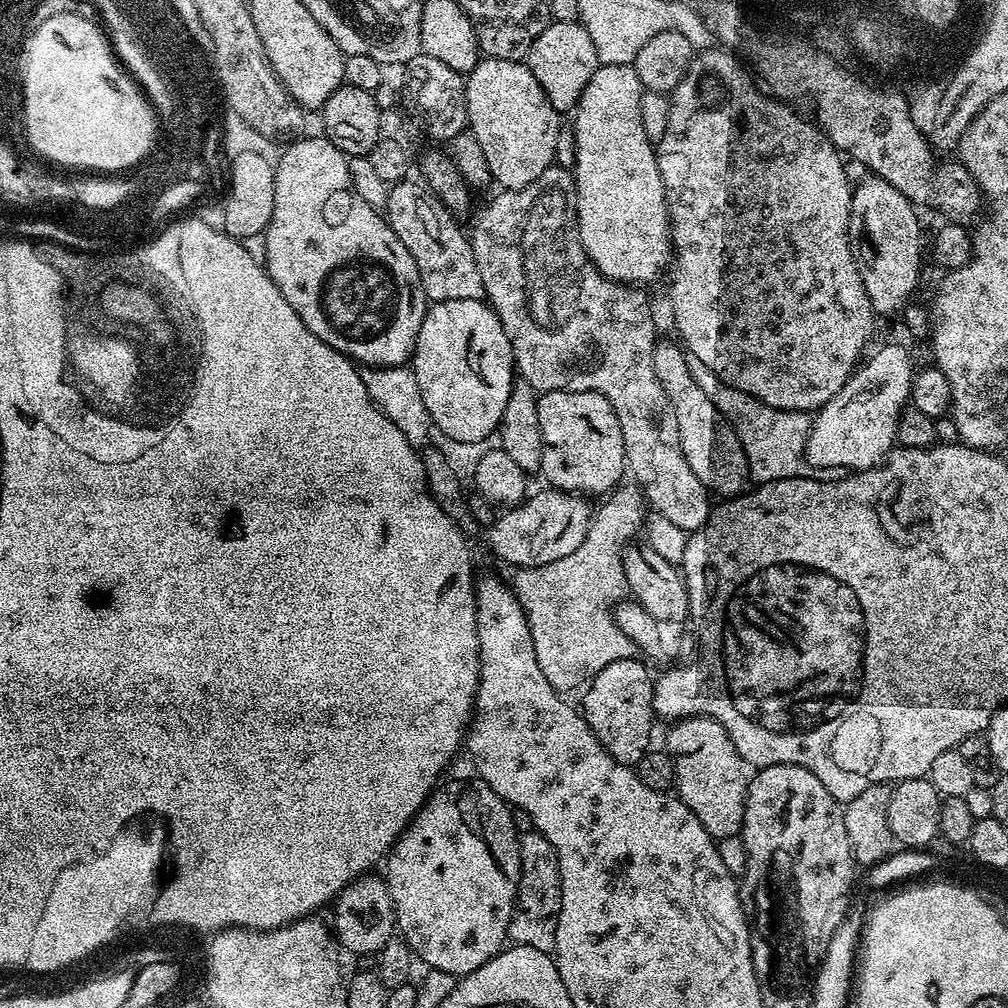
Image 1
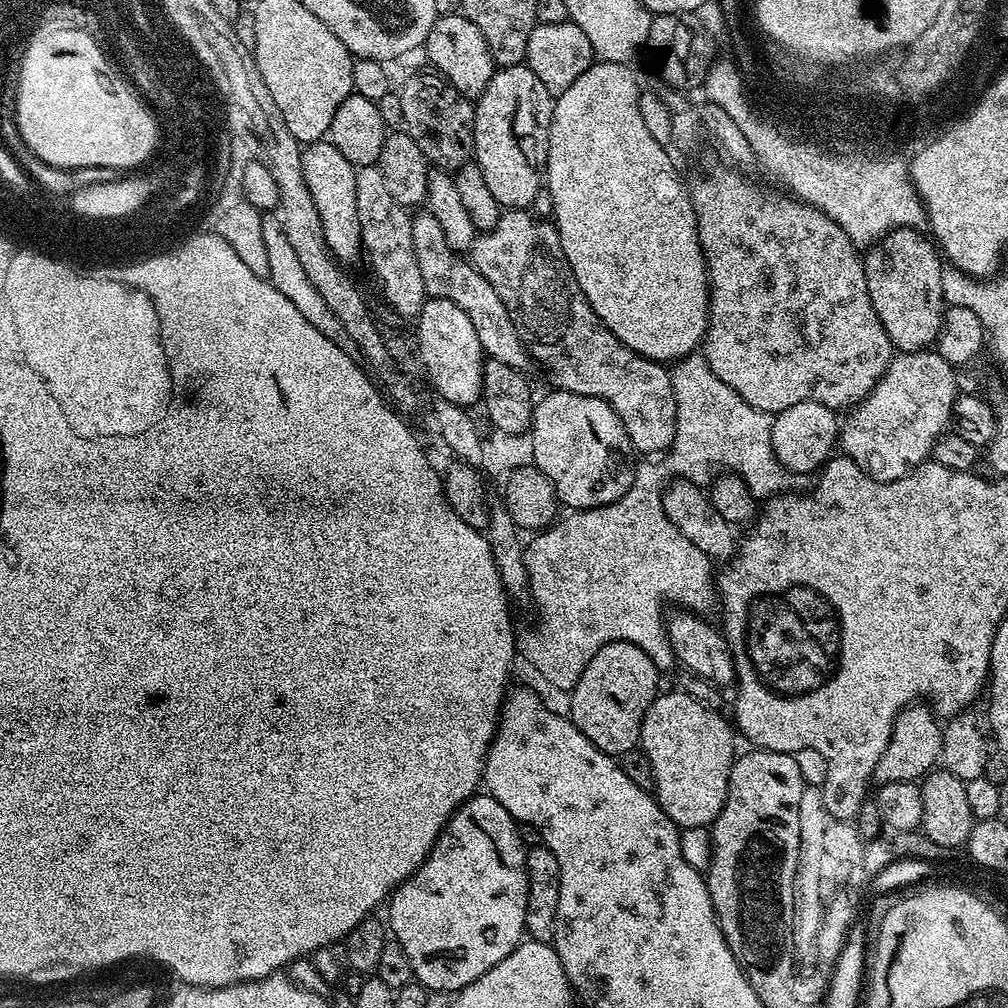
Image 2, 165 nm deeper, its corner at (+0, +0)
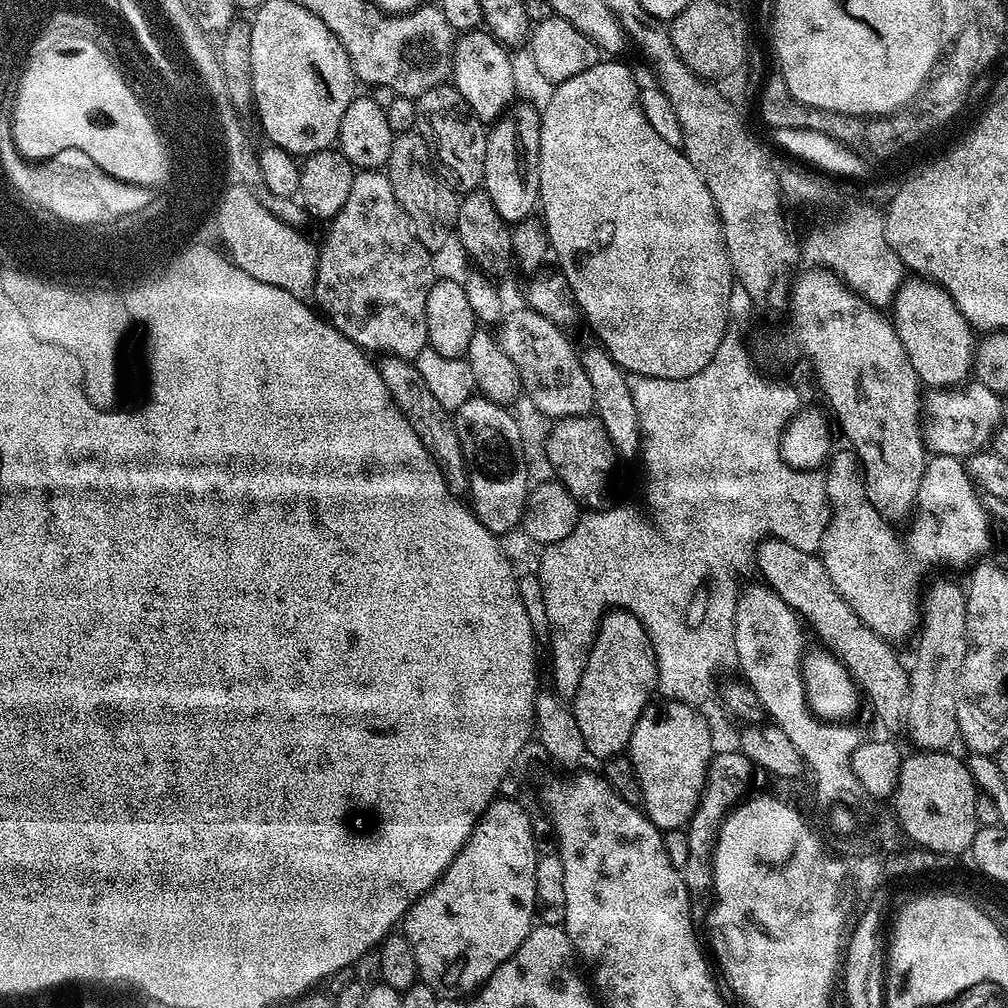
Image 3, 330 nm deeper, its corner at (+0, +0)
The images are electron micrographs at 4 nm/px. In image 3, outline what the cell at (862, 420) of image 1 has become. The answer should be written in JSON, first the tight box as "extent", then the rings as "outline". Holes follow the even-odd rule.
{"extent":[922,382,1002,458],"outline":[[[975,382],[929,391],[922,400],[922,437],[925,445],[937,456],[967,458],[973,452],[981,451],[1002,423],[1000,401],[1001,397],[995,392]]]}

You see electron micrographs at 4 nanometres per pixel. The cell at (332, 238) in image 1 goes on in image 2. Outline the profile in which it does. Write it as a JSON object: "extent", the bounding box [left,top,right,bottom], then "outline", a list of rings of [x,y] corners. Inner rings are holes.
{"extent":[301,142,362,262],"outline":[[[330,142],[307,145],[301,151],[302,174],[306,174],[306,186],[310,186],[310,198],[318,206],[318,218],[322,218],[322,230],[330,250],[341,262],[352,260],[362,252],[360,223],[358,222],[358,202],[354,202],[354,178],[356,168]]]}

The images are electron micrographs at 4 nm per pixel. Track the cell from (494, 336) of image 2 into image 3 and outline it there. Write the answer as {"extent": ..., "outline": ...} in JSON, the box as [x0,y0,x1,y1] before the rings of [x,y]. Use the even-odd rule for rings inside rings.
{"extent":[494,306,595,418],"outline":[[[521,306],[512,320],[500,320],[494,332],[502,351],[508,355],[510,362],[514,362],[514,366],[518,366],[523,395],[549,418],[589,415],[595,402],[594,389],[583,369],[581,353],[576,352],[564,332],[567,331],[561,325],[550,322],[550,318],[527,306]]]}

